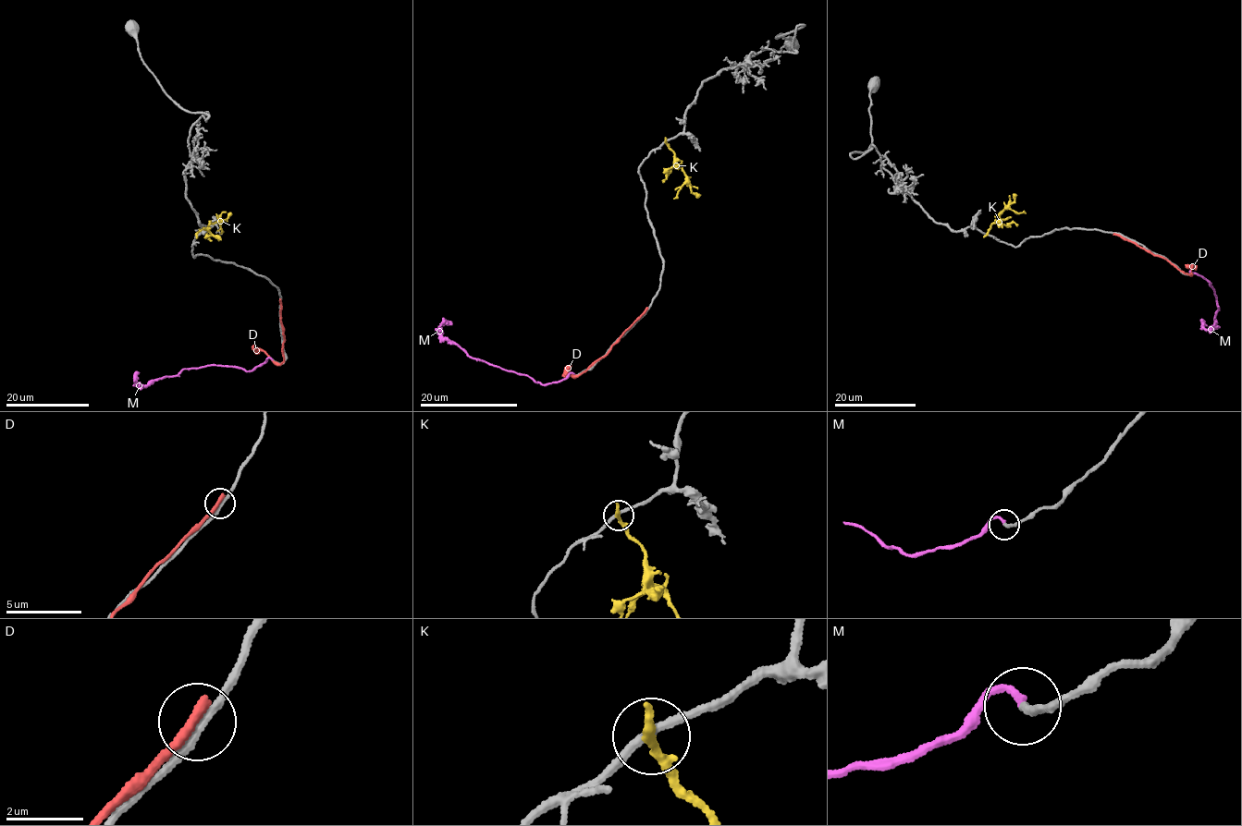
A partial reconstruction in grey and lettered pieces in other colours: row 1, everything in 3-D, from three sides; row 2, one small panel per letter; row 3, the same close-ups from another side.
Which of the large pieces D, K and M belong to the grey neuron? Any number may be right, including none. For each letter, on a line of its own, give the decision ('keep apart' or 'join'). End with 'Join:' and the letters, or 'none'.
D: keep apart
K: keep apart
M: join
Join: M

